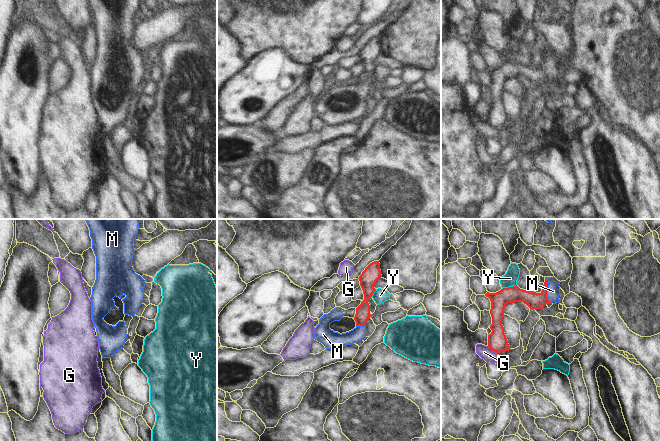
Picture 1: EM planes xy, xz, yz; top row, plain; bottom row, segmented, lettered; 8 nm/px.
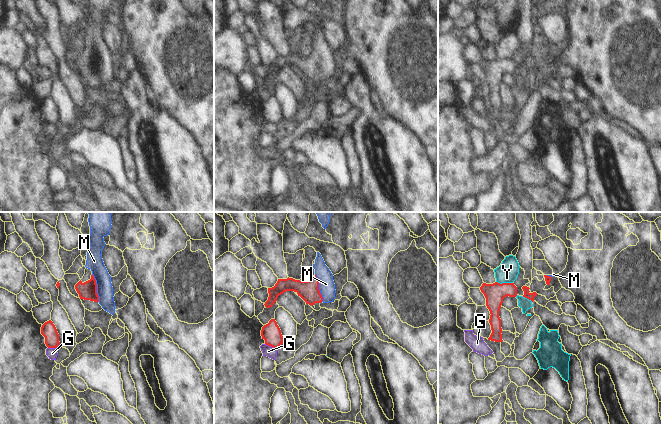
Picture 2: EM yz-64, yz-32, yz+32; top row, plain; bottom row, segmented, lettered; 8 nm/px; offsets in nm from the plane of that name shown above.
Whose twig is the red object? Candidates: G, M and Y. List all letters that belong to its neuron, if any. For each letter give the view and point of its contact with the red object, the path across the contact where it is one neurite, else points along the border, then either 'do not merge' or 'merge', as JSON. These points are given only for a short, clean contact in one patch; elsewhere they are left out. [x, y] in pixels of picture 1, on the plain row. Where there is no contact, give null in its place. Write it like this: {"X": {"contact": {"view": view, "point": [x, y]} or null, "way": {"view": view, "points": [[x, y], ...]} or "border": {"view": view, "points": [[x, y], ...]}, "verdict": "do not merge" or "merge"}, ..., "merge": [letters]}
{"G": {"contact": {"view": "yz", "point": [492, 126]}, "border": {"view": "yz", "points": [[487, 122], [497, 129]]}, "verdict": "do not merge"}, "M": {"contact": {"view": "yz", "point": [546, 67]}, "way": {"view": "yz", "points": [[533, 76], [537, 76], [546, 67], [553, 67]]}, "verdict": "merge"}, "Y": {"contact": {"view": "yz", "point": [509, 63]}, "border": {"view": "yz", "points": [[516, 60], [502, 65]]}, "verdict": "do not merge"}, "merge": ["M"]}

